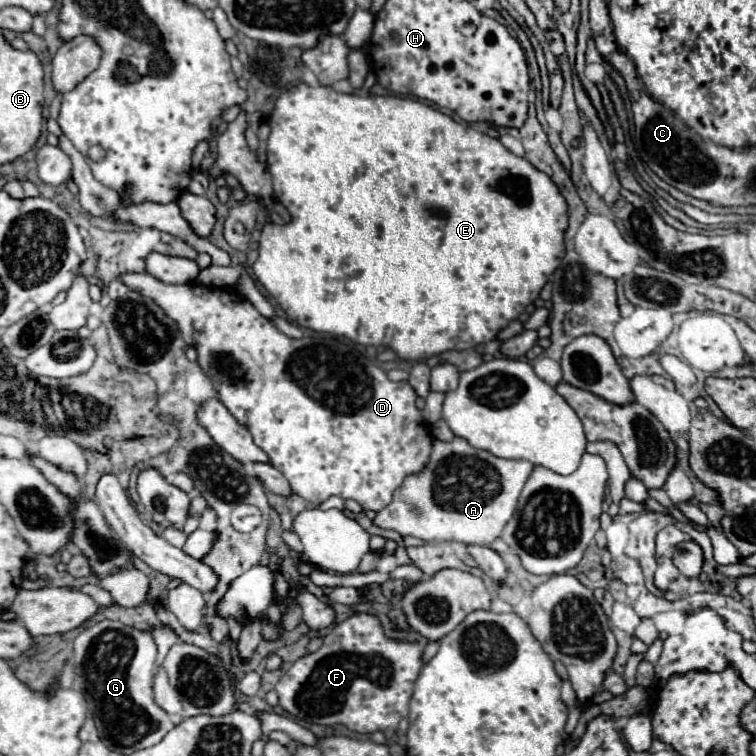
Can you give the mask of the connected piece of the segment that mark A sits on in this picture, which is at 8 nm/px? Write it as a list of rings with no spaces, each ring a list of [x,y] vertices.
[[[454,437],[450,443],[434,441],[434,449],[426,469],[410,475],[394,493],[388,507],[376,513],[374,525],[398,531],[402,537],[412,535],[424,541],[460,541],[474,545],[490,545],[500,537],[526,479],[532,475],[530,461],[510,461],[494,457]]]

